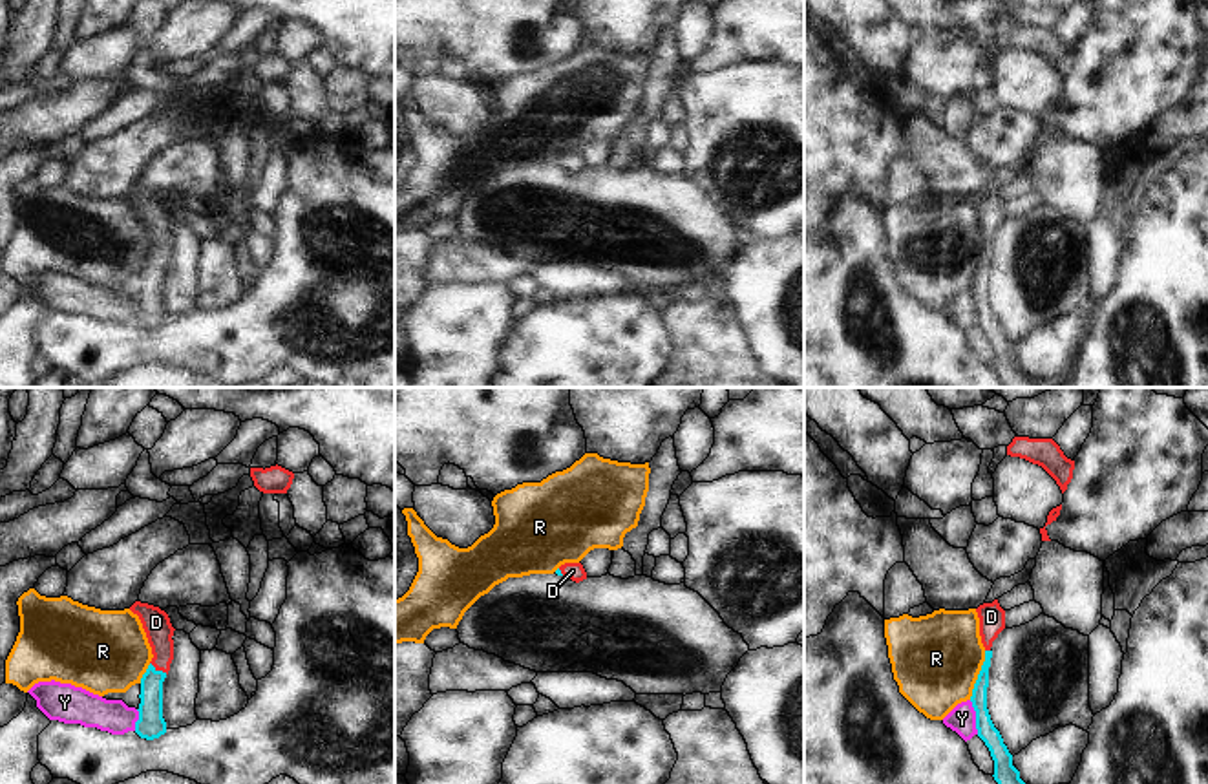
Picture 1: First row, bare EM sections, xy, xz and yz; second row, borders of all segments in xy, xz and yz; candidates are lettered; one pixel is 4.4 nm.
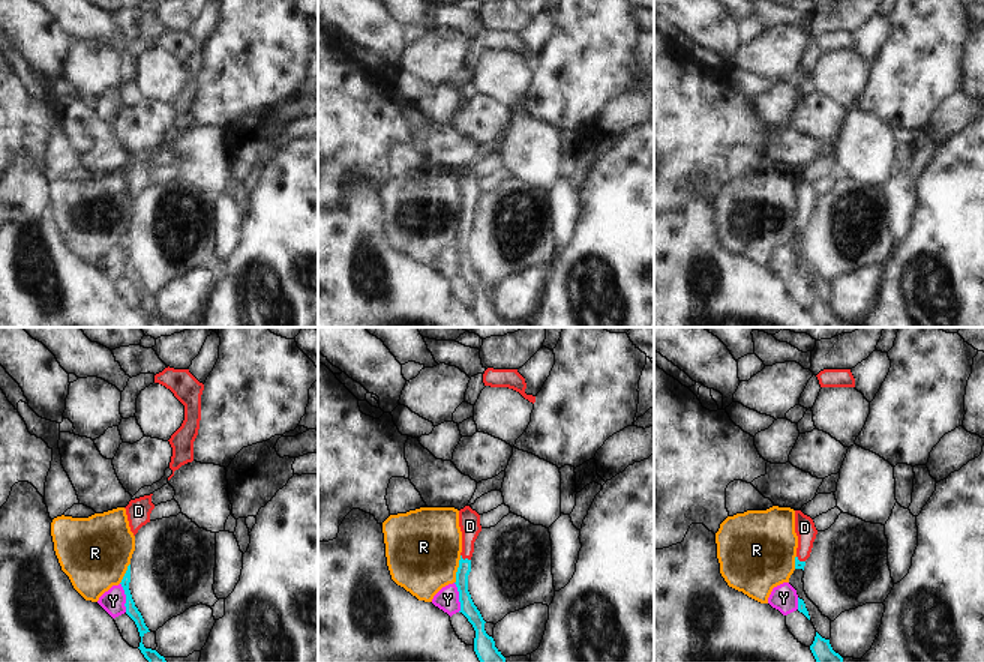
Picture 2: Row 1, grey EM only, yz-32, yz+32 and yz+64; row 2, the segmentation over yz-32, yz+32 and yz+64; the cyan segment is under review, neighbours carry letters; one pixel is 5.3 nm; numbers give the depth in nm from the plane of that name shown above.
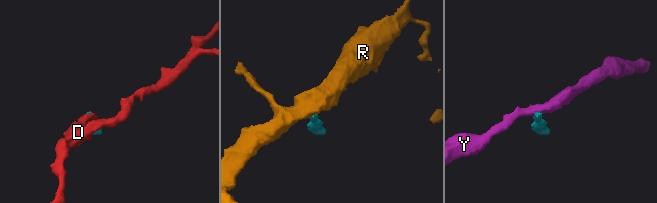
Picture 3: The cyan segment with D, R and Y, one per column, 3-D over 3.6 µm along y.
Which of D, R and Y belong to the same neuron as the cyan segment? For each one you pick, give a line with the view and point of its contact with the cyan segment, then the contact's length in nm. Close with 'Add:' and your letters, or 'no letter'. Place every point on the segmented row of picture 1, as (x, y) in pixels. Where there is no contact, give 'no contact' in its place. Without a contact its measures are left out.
D: contact xy (159, 671); length 90 nm
Add: D

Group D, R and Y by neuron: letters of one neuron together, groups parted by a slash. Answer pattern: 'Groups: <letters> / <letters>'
Groups: D / R / Y.

